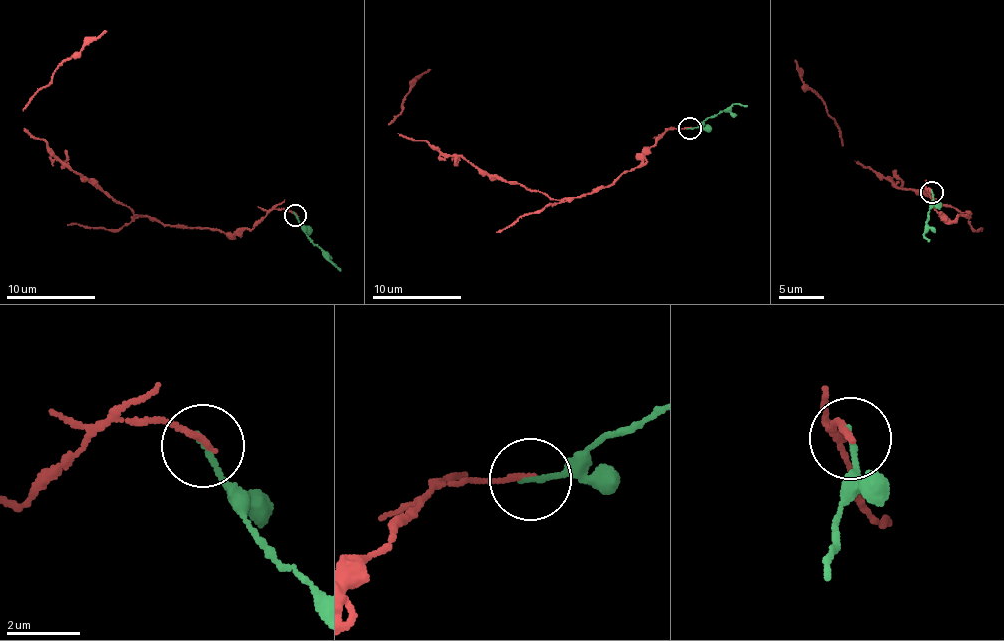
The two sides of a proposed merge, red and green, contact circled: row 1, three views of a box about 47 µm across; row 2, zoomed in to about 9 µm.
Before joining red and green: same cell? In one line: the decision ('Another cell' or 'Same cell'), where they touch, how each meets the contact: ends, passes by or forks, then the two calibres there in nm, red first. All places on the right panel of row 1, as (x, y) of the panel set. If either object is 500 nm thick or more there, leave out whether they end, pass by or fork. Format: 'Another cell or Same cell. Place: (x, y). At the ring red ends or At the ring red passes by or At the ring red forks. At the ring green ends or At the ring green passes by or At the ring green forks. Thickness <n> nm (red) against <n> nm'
Another cell. Place: (932, 192). At the ring red ends. At the ring green ends. Thickness 180 nm (red) against 150 nm

